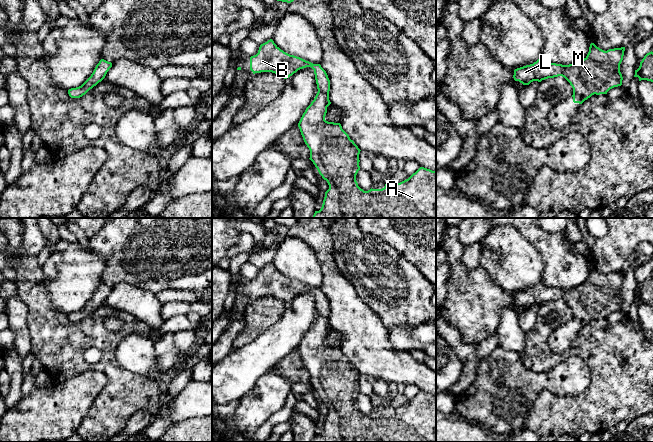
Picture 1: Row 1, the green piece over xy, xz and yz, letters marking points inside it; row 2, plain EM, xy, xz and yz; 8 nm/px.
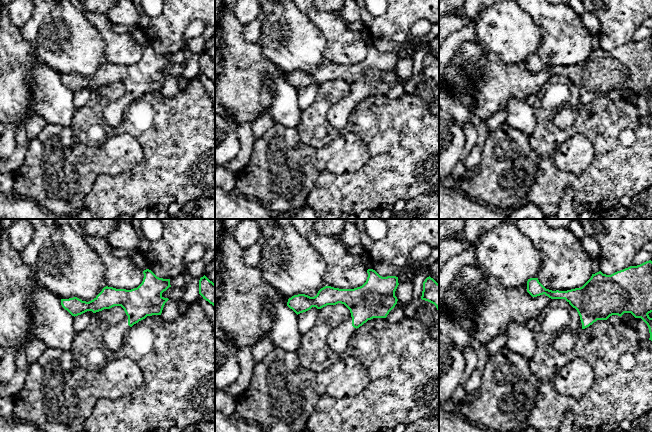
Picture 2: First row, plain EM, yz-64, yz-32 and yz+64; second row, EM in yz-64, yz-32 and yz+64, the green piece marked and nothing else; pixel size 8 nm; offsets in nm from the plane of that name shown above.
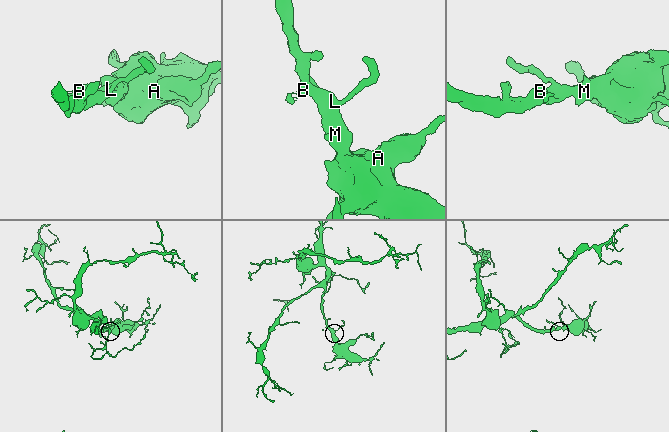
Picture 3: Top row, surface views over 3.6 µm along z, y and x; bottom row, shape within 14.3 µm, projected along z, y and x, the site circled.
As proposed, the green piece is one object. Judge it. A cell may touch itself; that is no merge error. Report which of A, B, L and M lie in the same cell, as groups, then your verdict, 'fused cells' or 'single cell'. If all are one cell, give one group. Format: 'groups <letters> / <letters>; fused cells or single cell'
groups A B L M; single cell

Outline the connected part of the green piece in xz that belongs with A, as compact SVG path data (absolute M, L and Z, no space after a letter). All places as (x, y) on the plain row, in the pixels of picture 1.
M272 263L260 269L258 277L250 281L250 294L255 297L272 296L284 303L289 302L298 294L311 291L314 294L318 316L303 337L298 351L307 371L310 374L310 384L317 392L319 398L327 405L329 413L325 416L322 431L315 435L313 442L436 442L436 395L420 391L408 403L400 407L388 406L382 413L370 413L364 415L358 410L356 399L360 394L360 373L350 363L349 359L342 353L340 347L325 344L327 331L331 328L329 324L330 304L326 295L320 288L313 288L300 281L290 279L281 274Z

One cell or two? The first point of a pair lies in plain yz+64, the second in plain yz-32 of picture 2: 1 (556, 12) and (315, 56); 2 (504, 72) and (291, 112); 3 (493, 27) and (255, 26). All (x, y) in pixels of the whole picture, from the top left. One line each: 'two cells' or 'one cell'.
1: two cells
2: two cells
3: two cells

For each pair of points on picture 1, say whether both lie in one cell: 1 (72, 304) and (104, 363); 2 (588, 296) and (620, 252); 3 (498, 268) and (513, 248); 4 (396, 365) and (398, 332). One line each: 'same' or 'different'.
1: different
2: different
3: same
4: different

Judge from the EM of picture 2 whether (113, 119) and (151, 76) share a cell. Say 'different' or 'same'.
same

